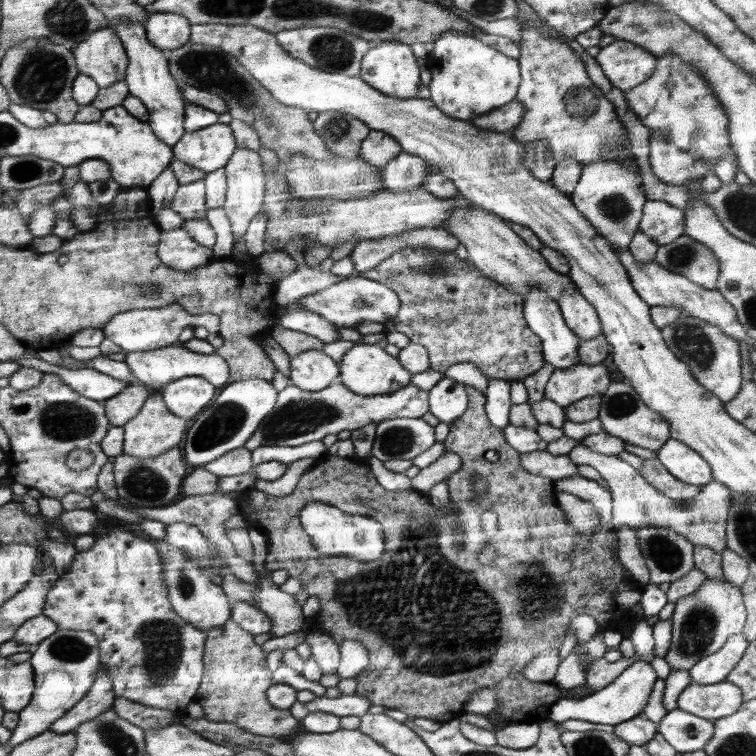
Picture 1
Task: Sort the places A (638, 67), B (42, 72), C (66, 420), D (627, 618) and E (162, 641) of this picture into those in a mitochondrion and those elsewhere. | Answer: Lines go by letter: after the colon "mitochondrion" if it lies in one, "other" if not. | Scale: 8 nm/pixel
A: other
B: mitochondrion
C: mitochondrion
D: other
E: mitochondrion

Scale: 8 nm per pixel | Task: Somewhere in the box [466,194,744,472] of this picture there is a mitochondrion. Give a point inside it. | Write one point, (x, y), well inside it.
(691, 340)

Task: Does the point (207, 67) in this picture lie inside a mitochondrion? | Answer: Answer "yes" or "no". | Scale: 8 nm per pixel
yes

